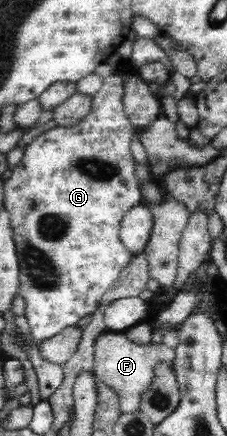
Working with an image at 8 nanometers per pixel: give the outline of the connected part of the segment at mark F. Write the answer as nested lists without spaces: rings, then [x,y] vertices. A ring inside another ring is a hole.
[[[105,331],[96,338],[94,343],[94,373],[98,379],[115,390],[123,414],[140,410],[141,394],[149,388],[157,364],[164,362],[167,367],[173,368],[174,358],[174,348],[165,345],[165,343],[136,344],[127,338],[125,332]]]

